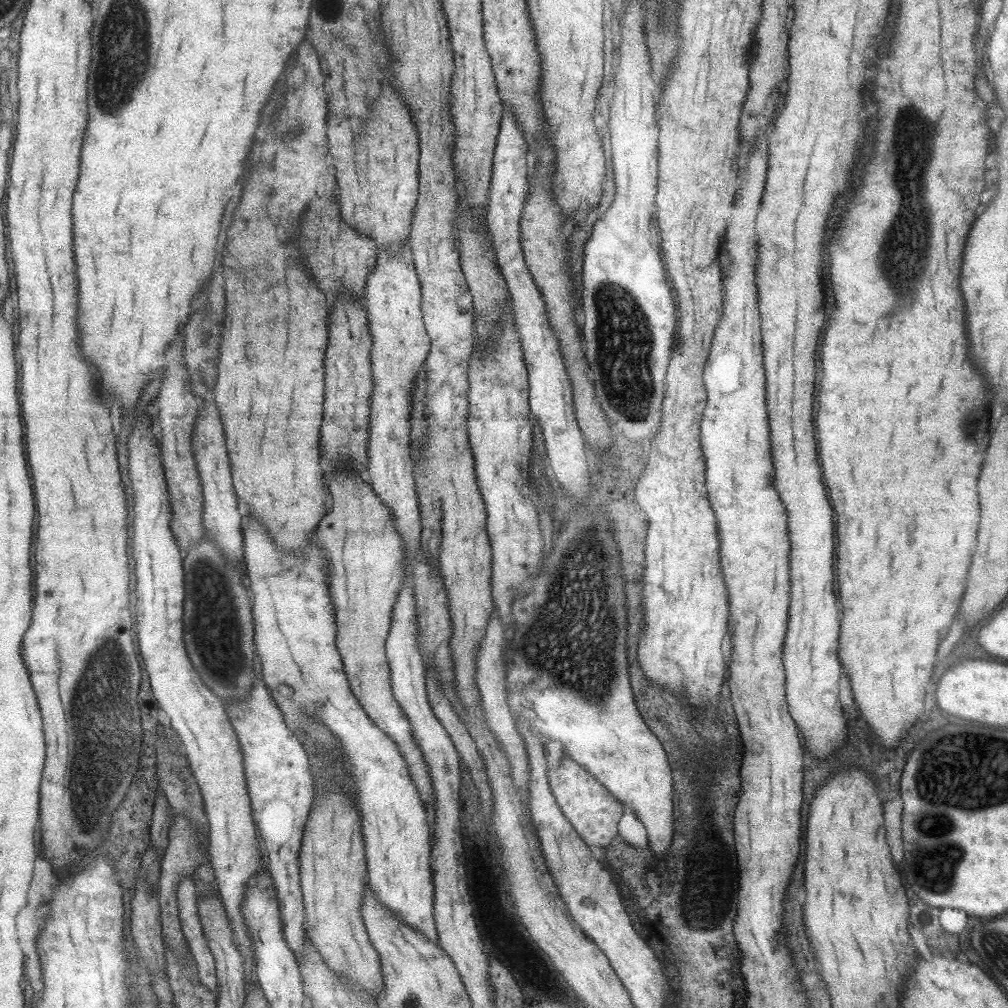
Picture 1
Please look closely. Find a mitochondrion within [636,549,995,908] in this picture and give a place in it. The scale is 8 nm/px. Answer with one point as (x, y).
(941, 879)

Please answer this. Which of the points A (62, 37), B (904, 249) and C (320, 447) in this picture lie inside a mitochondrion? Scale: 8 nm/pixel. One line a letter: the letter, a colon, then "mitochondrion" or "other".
A: other
B: mitochondrion
C: other

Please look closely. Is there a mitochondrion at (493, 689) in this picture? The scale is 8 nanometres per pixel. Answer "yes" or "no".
no

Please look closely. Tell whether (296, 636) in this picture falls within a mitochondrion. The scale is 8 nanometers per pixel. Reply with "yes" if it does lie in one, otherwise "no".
no

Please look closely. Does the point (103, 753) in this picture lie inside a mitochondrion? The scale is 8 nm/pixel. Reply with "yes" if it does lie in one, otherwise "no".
yes

